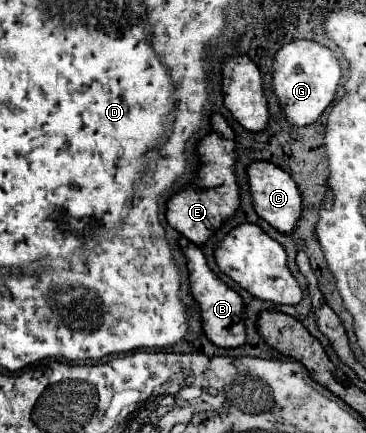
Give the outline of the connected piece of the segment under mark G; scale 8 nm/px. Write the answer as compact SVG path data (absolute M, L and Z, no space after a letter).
M295 40L285 44L275 56L273 90L283 106L287 120L295 126L313 124L335 100L341 76L341 60L329 46L315 40Z

